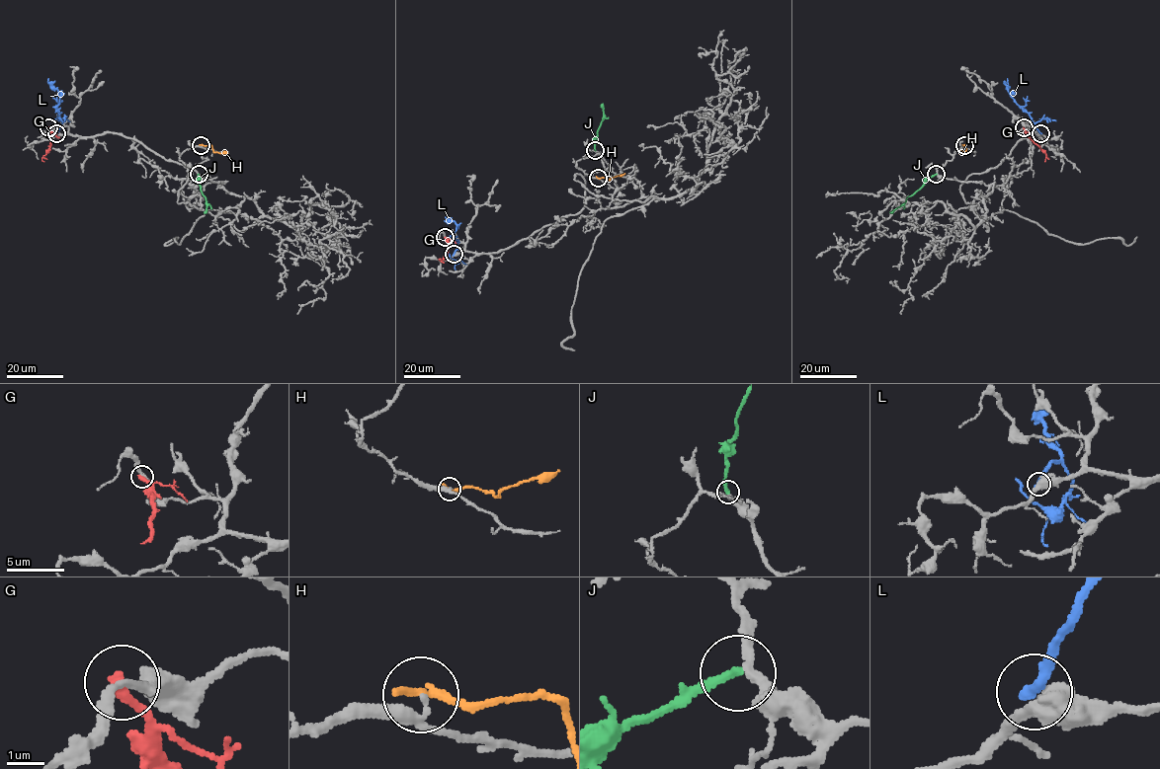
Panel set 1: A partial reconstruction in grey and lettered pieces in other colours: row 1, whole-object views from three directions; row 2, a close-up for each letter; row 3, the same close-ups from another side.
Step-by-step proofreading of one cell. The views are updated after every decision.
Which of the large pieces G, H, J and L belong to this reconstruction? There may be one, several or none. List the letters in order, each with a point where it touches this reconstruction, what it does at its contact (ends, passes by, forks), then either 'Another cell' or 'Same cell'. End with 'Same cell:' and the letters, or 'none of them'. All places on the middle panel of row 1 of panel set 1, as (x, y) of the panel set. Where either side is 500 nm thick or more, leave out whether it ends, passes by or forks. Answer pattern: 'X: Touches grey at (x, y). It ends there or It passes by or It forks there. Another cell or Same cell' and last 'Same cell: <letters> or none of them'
G: Touches grey at (445, 237). It ends there. Another cell
H: Touches grey at (598, 178). It ends there. Another cell
J: Touches grey at (595, 150). It ends there. Same cell
L: Touches grey at (454, 254). Another cell
Same cell: J

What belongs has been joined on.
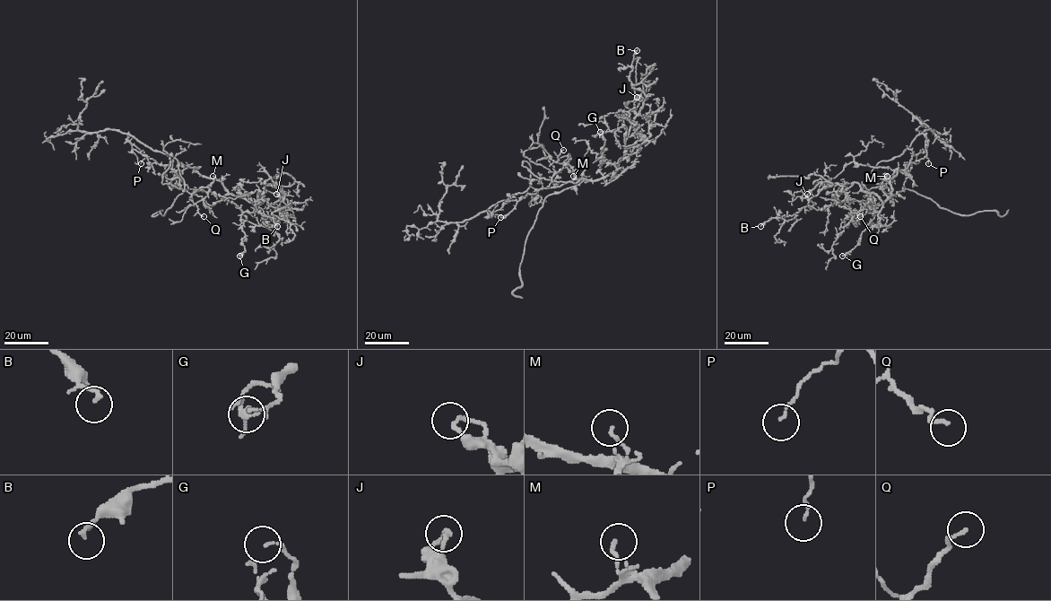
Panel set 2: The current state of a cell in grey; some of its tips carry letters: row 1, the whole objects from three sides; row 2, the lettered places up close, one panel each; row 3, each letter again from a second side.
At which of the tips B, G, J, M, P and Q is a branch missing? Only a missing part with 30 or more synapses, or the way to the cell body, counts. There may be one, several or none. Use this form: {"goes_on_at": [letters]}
{"goes_on_at": []}

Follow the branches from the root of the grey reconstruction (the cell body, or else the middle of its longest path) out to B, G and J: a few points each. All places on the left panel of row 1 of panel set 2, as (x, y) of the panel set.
B: (185, 190), (212, 204), (229, 194), (254, 203), (264, 182), (276, 187), (287, 200), (269, 215), (277, 226)
G: (185, 190), (210, 204), (229, 194), (253, 204), (256, 212), (241, 215), (245, 249), (239, 256)
J: (185, 190), (210, 204), (229, 194), (254, 203), (264, 182), (284, 197), (276, 194)

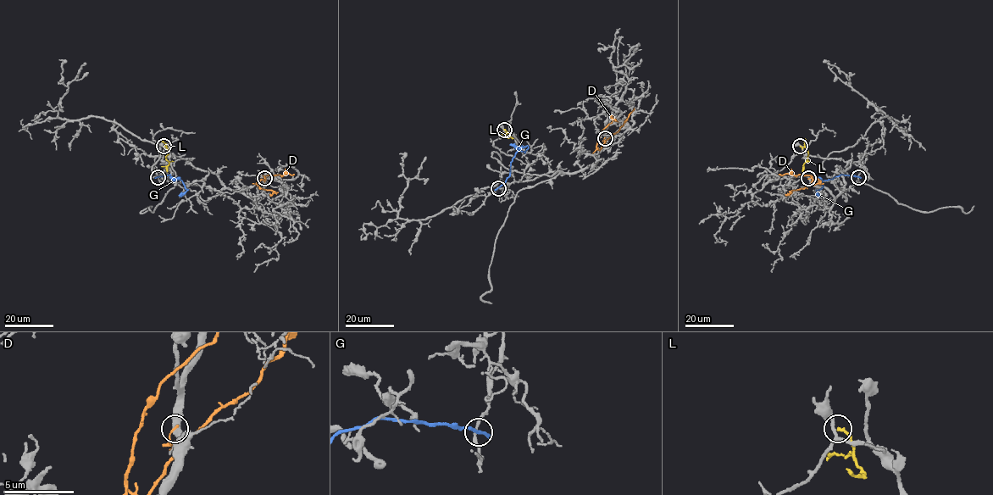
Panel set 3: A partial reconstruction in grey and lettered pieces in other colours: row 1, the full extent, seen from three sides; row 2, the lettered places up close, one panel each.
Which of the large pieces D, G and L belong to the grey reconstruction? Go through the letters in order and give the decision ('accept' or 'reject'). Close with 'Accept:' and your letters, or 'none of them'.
D: reject
G: reject
L: reject
Accept: none of them

